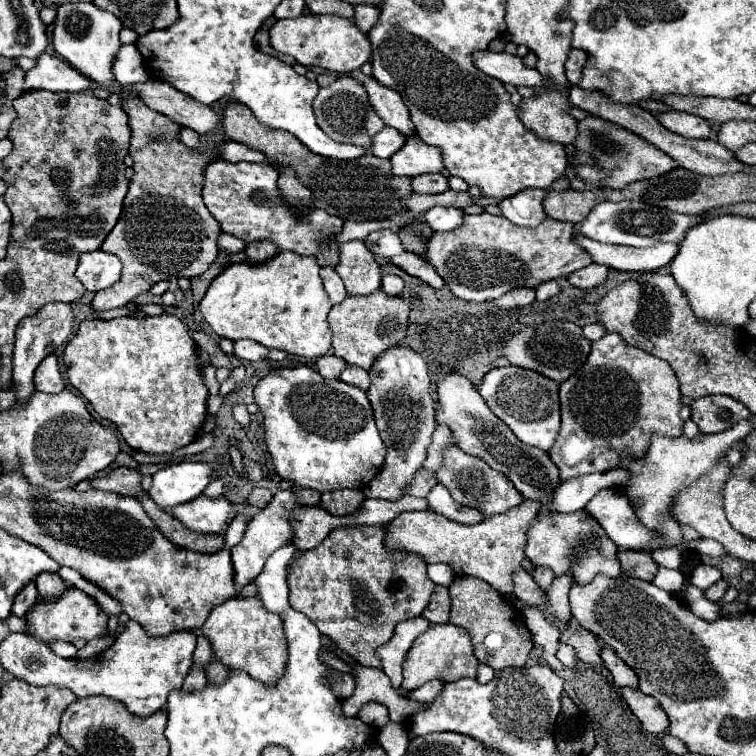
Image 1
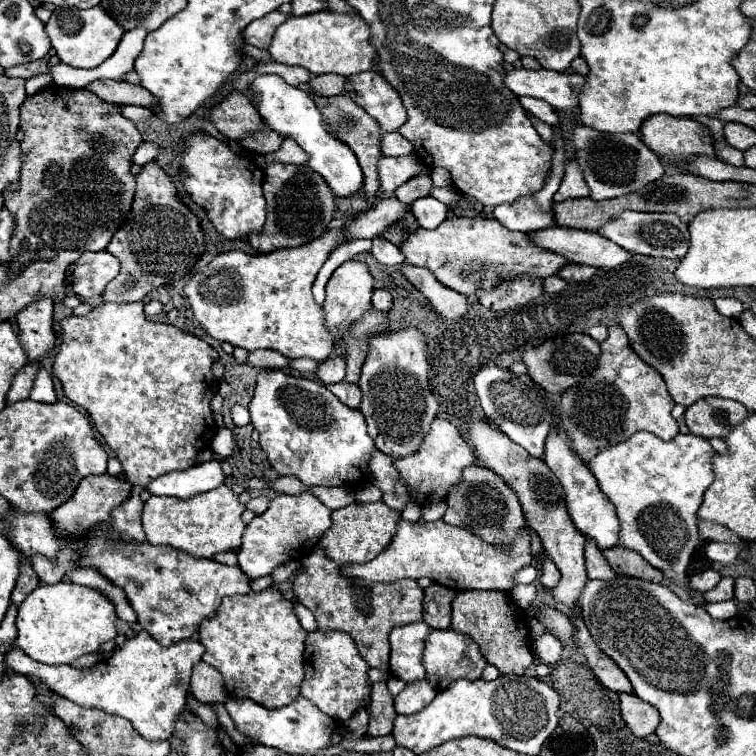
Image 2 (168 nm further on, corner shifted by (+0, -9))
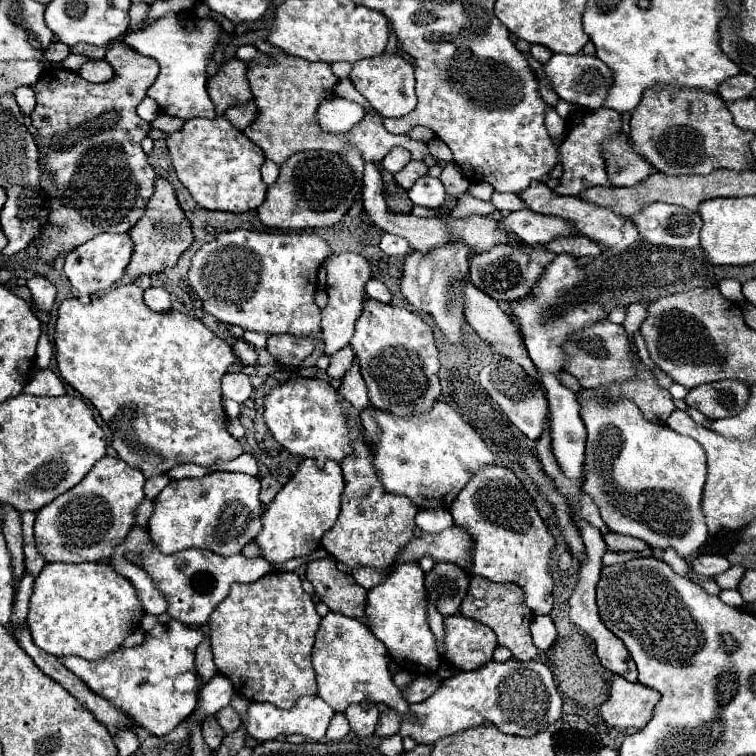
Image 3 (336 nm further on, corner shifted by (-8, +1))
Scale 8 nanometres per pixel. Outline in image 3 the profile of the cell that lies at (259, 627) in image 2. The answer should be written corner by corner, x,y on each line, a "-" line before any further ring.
273,571
261,577
257,583
233,583
229,595
217,605
209,617
211,649
217,669
233,683
235,691
249,701
267,701
281,709
289,709
303,695
317,695
315,673
311,665
311,649
321,617
315,611
315,603
309,593
301,589
301,581
295,573

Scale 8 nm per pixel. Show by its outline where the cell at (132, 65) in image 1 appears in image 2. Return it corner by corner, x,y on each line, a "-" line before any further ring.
135,27
133,31
125,31
117,51
109,59
105,59
99,67
89,69
89,75
93,75
93,81
95,79
121,81
125,73
133,71
133,63
135,63
137,55
141,53
145,35
147,35
145,27

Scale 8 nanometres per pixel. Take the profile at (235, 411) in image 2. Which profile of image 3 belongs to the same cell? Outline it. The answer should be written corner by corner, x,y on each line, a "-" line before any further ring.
227,373
223,377
223,397
229,397
237,403
245,403
253,393
253,387
249,383
249,377
245,373

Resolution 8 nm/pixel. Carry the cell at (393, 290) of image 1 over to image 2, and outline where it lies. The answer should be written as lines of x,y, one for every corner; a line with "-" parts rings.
375,289
373,291
373,297
371,297
371,305
373,309
379,309
379,311
389,311
393,307
393,299
387,291
383,289

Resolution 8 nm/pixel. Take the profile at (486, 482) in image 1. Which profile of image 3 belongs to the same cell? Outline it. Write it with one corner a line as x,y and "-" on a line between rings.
487,465
477,471
449,507
457,525
465,527
475,541
471,573
489,581
511,581
525,591
525,603
535,615
549,615
553,607
553,579
549,573
555,539
549,535
529,493
513,471

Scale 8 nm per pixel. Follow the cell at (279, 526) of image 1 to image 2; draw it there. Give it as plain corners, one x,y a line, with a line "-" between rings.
309,489
299,495
279,495
271,501
269,509
253,517
243,535
243,545
237,553
239,567
249,579
271,575
279,565
287,561
301,561
313,553
315,543
331,527
331,509
327,509

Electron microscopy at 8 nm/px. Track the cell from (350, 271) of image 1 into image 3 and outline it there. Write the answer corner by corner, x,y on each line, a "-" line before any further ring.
339,253
339,255
331,255
331,259
327,261
327,295
329,295
329,303
323,309
323,341
325,341
325,353
333,355
339,349
347,347
351,337
353,337
353,329
357,323
357,317
361,317
361,309
365,303
365,285
367,281
373,277
371,271
371,263
365,261
365,257
357,255
357,253

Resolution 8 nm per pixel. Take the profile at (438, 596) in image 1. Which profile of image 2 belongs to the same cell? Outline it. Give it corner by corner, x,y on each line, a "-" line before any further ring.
431,583
425,589
425,599
423,599
423,621
431,627
431,629
449,629
451,625
451,601
455,597
455,591
439,585
439,583

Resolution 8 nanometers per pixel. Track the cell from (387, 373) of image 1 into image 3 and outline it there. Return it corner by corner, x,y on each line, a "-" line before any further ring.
367,299
349,345
361,363
361,375
367,385
369,401
375,409
403,417
427,413
427,409
439,399
441,385
437,373
441,359
437,341
433,329
417,313

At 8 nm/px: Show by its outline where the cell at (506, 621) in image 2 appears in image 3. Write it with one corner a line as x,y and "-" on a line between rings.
473,575
469,591
467,591
467,597
461,603
461,615
491,627
495,631
495,635
497,635
499,645
507,647
513,653
515,659
519,659
519,661
535,659
537,647
533,645
531,633
529,633
529,625
533,623
535,615
527,609
525,597
523,597
521,589
519,589
519,585
513,585
513,583
497,585
493,581
485,581
483,577

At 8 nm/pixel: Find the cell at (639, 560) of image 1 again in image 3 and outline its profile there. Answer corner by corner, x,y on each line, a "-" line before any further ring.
607,533
603,535
603,539
611,551
637,551
645,557
653,557
653,549
645,545
645,541
641,539
633,539
633,537
619,535
619,533

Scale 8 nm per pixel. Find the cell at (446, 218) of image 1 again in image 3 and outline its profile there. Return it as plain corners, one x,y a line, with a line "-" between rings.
421,177
411,189
409,189
409,199
415,205
427,207
427,209
439,209
447,201
445,187
439,179
435,177

